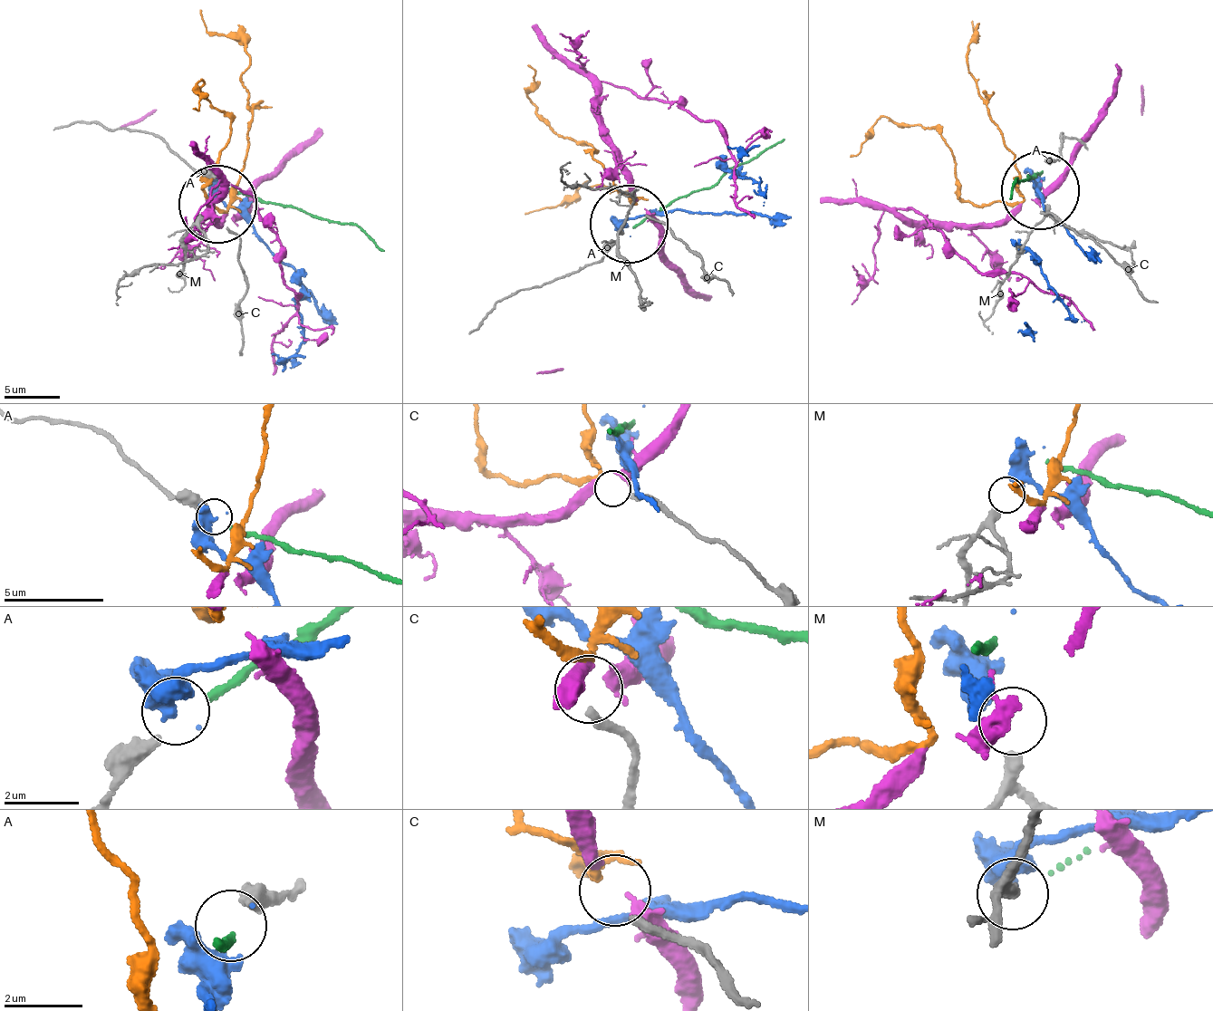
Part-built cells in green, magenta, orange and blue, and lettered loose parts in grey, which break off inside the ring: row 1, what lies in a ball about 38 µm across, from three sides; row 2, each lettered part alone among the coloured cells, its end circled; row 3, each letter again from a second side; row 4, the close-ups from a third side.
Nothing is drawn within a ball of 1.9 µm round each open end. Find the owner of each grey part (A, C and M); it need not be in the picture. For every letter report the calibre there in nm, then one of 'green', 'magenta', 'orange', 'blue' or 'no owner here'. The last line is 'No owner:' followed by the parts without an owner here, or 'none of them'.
A: 420 nm thick; green
C: 240 nm thick; orange
M: 280 nm thick; no owner here
No owner: M

